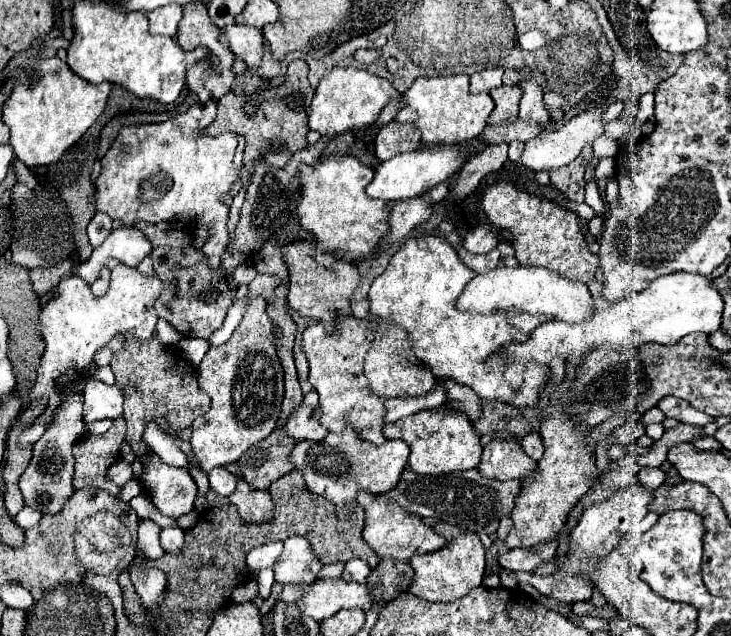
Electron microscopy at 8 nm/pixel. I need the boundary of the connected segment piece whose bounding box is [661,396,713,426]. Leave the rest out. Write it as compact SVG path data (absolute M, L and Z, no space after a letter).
M665 396L661 400L661 412L667 418L675 418L683 424L693 424L693 426L705 426L705 424L713 422L711 416L705 416L705 412L689 406L685 400L675 398L675 396Z

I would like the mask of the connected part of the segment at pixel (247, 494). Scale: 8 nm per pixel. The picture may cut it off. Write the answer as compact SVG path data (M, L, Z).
M239 478L237 490L229 496L229 500L247 524L265 524L273 518L273 502L269 492L251 490L243 478Z

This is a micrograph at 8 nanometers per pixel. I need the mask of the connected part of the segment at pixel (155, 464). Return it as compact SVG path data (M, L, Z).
M153 454L151 460L143 466L141 482L151 488L153 504L163 516L179 518L193 510L197 484L187 468L169 466Z

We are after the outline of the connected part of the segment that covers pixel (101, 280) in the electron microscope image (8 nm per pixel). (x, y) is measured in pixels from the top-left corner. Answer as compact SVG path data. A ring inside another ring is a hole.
M103 268L101 270L101 276L95 280L95 284L91 286L91 290L93 290L93 294L95 296L105 296L105 292L107 292L107 288L109 288L109 280L111 280L111 272L107 270L107 268Z

